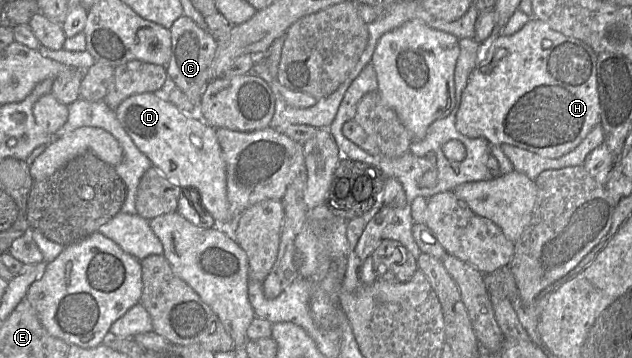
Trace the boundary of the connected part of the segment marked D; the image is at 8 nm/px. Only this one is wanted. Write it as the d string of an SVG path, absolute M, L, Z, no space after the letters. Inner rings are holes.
M142 93L128 97L115 114L138 149L167 179L182 189L195 189L201 204L215 220L215 227L235 240L236 220L230 220L227 199L226 165L216 129L202 119L189 117L160 93Z

